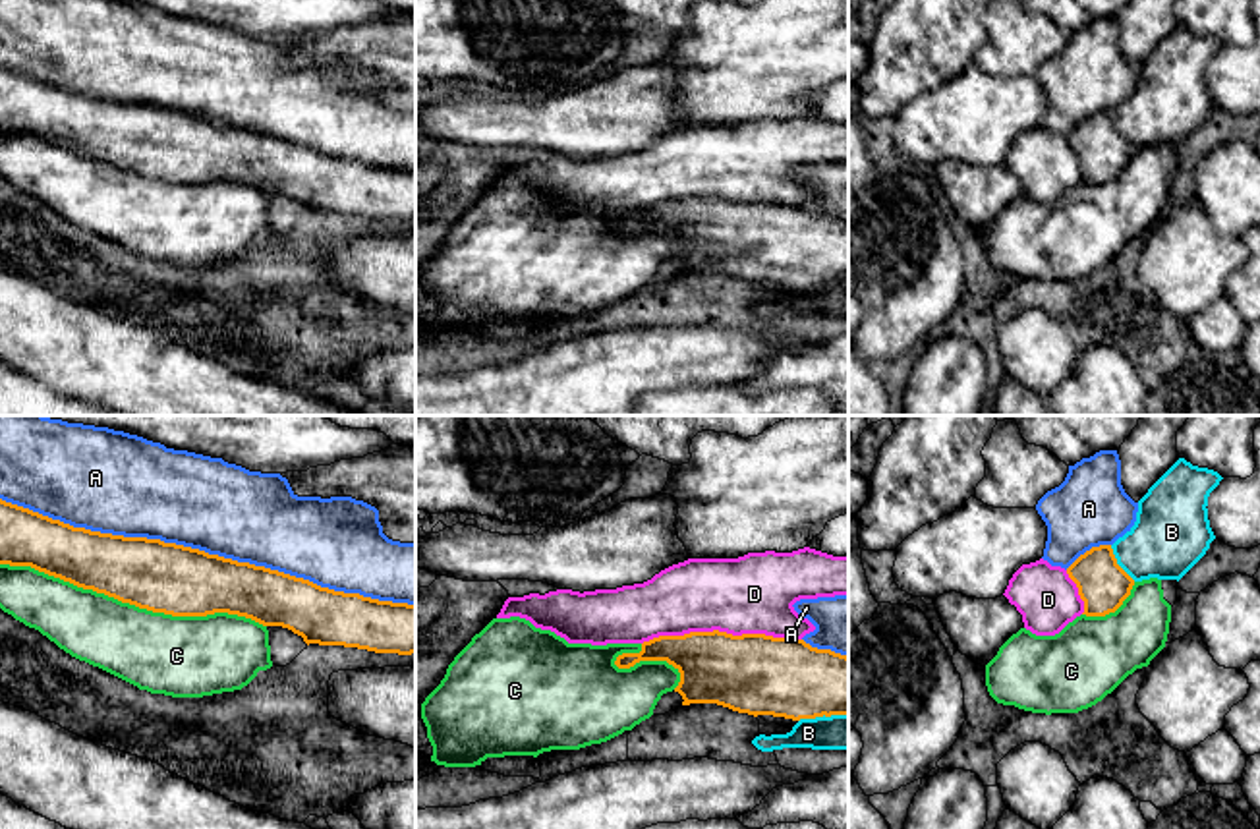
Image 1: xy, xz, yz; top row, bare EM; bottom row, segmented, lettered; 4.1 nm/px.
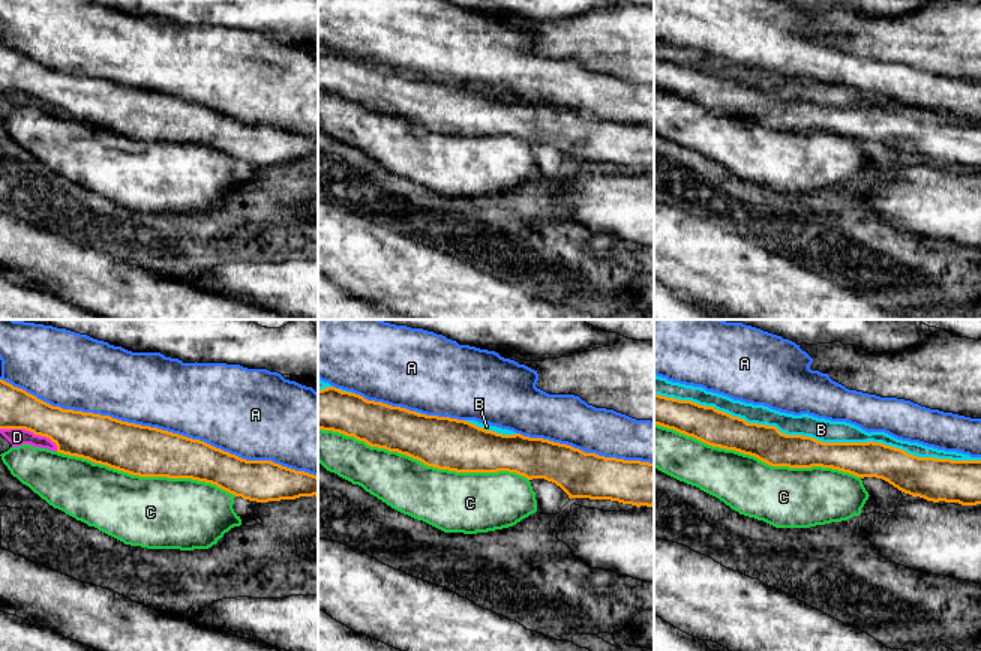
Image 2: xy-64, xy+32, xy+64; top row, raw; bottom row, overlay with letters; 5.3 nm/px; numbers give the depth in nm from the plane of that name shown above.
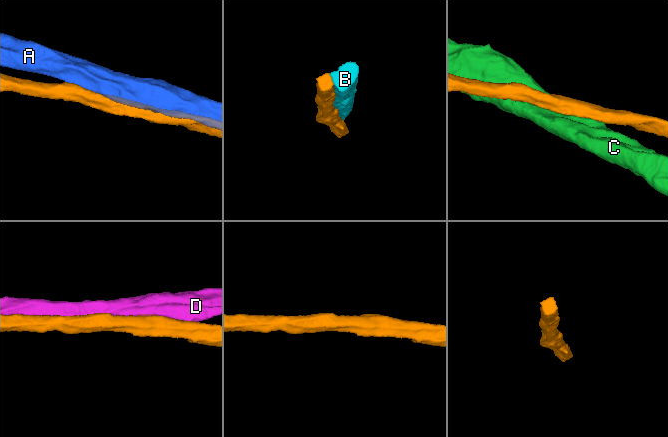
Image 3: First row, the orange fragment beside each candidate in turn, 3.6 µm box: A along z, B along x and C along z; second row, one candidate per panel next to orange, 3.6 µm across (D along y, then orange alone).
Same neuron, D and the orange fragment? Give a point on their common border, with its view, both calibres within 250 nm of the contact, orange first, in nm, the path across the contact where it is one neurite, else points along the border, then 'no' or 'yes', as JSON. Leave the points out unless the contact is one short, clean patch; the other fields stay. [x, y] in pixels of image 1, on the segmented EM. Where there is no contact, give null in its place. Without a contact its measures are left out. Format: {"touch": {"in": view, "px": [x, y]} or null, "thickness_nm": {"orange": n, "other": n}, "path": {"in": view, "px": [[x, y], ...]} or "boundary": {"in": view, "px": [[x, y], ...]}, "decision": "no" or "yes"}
{"touch": {"in": "xz", "px": [721, 632]}, "thickness_nm": {"orange": 340, "other": 340}, "decision": "no"}

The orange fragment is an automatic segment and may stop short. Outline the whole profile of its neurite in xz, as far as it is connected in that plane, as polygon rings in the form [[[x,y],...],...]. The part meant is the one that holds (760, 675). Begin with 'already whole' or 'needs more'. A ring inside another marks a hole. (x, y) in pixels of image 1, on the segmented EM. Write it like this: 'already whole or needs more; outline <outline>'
already whole; outline [[[765,634],[659,636],[615,665],[667,661],[680,672],[682,705],[717,703],[738,713],[792,721],[848,715],[848,657],[804,640]]]

